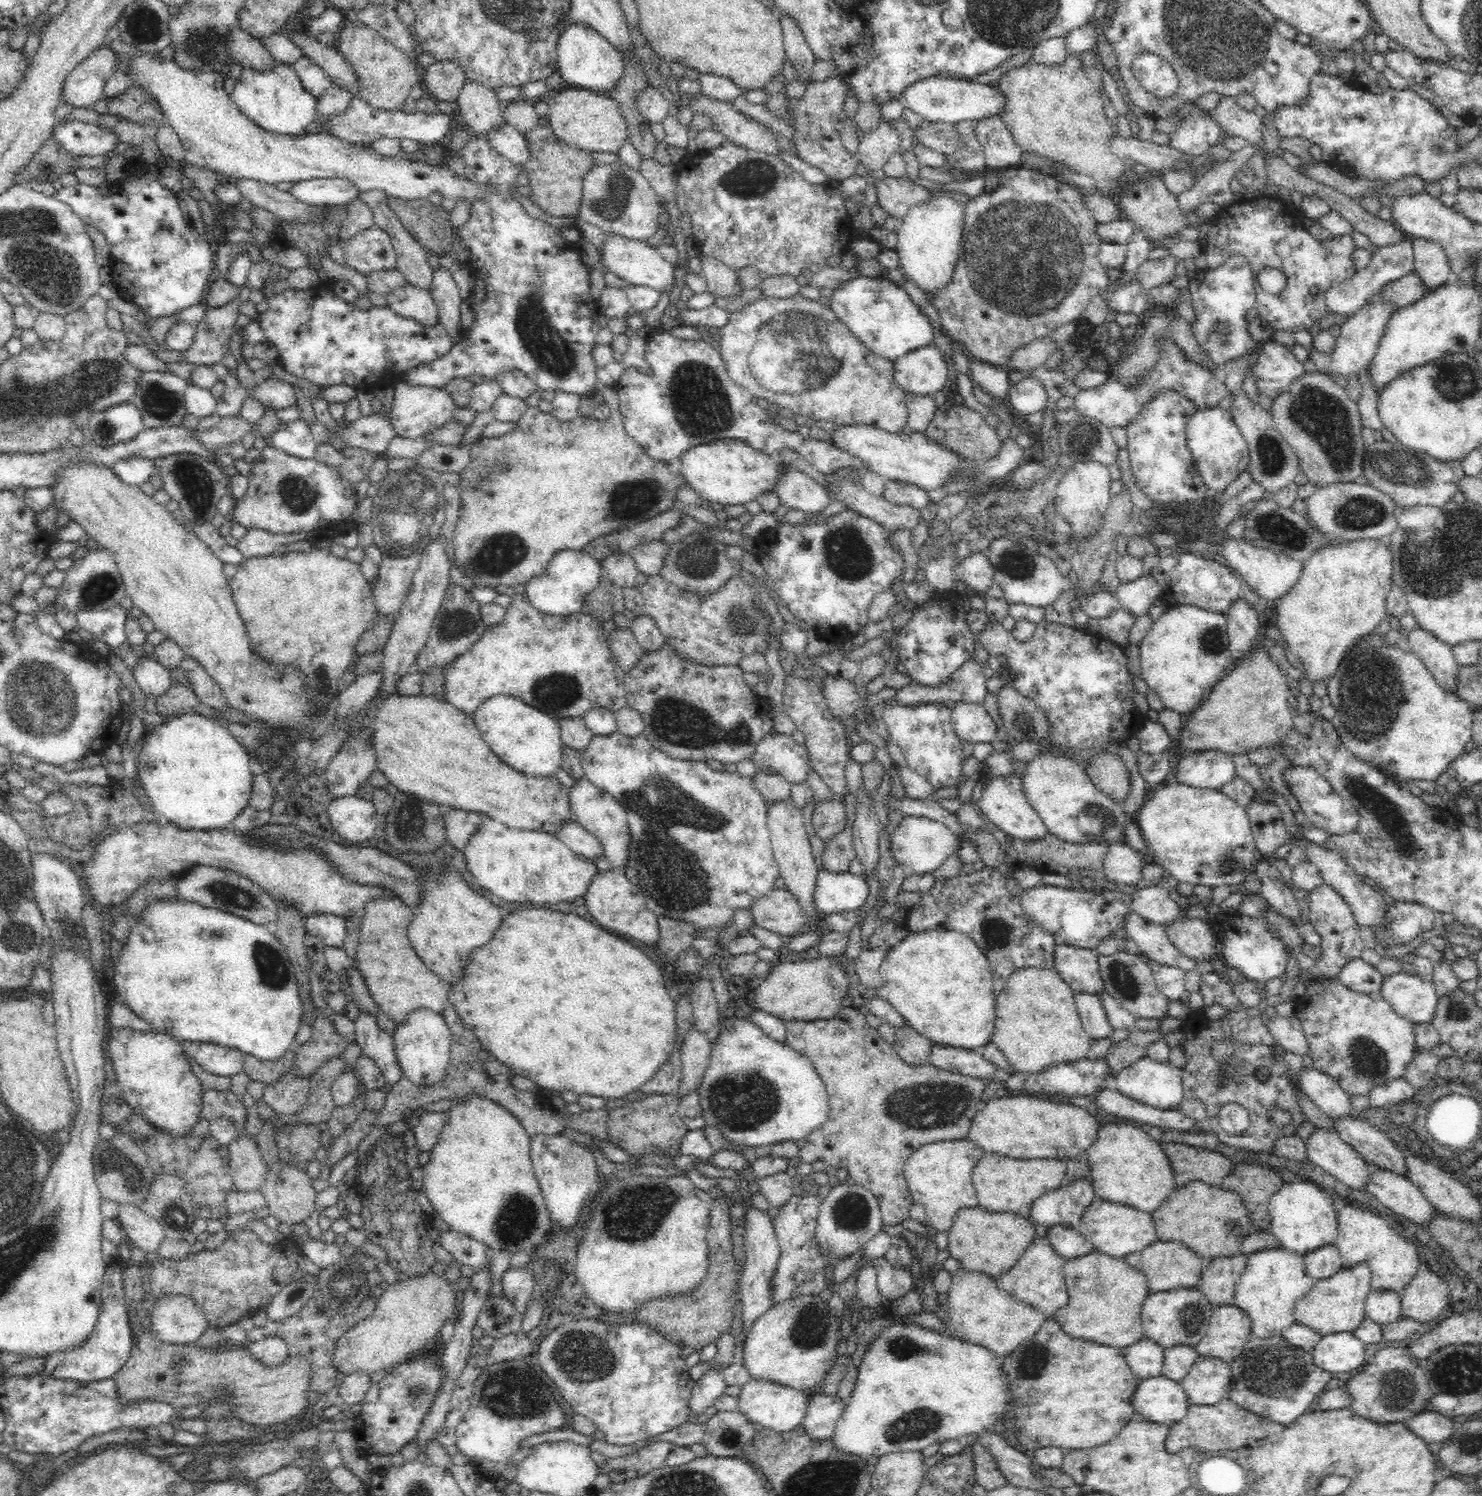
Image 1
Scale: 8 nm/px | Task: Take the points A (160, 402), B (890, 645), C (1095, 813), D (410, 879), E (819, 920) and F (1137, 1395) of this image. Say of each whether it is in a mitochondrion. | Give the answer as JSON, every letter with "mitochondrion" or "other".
{"A":"mitochondrion","B":"other","C":"mitochondrion","D":"other","E":"other","F":"other"}

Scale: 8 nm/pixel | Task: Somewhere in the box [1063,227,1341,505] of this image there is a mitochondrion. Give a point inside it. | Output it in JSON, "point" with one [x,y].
{"point":[1273,460]}

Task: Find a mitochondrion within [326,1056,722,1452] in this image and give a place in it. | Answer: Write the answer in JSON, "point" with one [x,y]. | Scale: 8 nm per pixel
{"point":[582,1355]}

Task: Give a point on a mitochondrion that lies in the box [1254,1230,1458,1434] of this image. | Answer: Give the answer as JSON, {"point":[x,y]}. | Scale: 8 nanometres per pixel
{"point":[1397,1392]}

